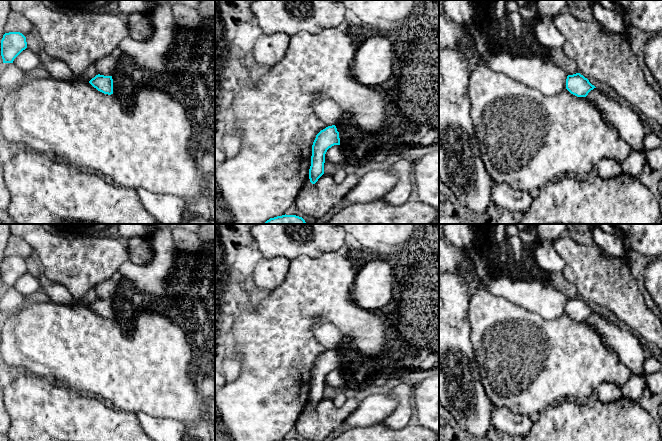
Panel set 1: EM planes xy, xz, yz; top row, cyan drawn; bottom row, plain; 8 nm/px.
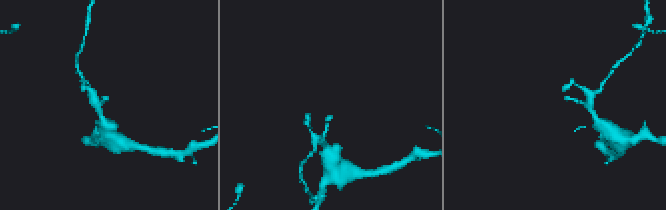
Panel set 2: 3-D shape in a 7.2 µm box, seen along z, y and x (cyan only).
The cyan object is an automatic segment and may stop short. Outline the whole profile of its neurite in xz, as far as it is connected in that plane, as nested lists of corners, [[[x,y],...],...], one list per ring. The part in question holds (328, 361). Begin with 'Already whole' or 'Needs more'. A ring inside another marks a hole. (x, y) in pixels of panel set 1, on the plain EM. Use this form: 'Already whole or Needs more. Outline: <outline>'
Already whole. Outline: [[[335,349],[326,351],[316,359],[309,393],[309,403],[312,408],[324,398],[325,378],[334,369],[340,369],[339,356]]]

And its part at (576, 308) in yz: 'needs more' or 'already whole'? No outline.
already whole

